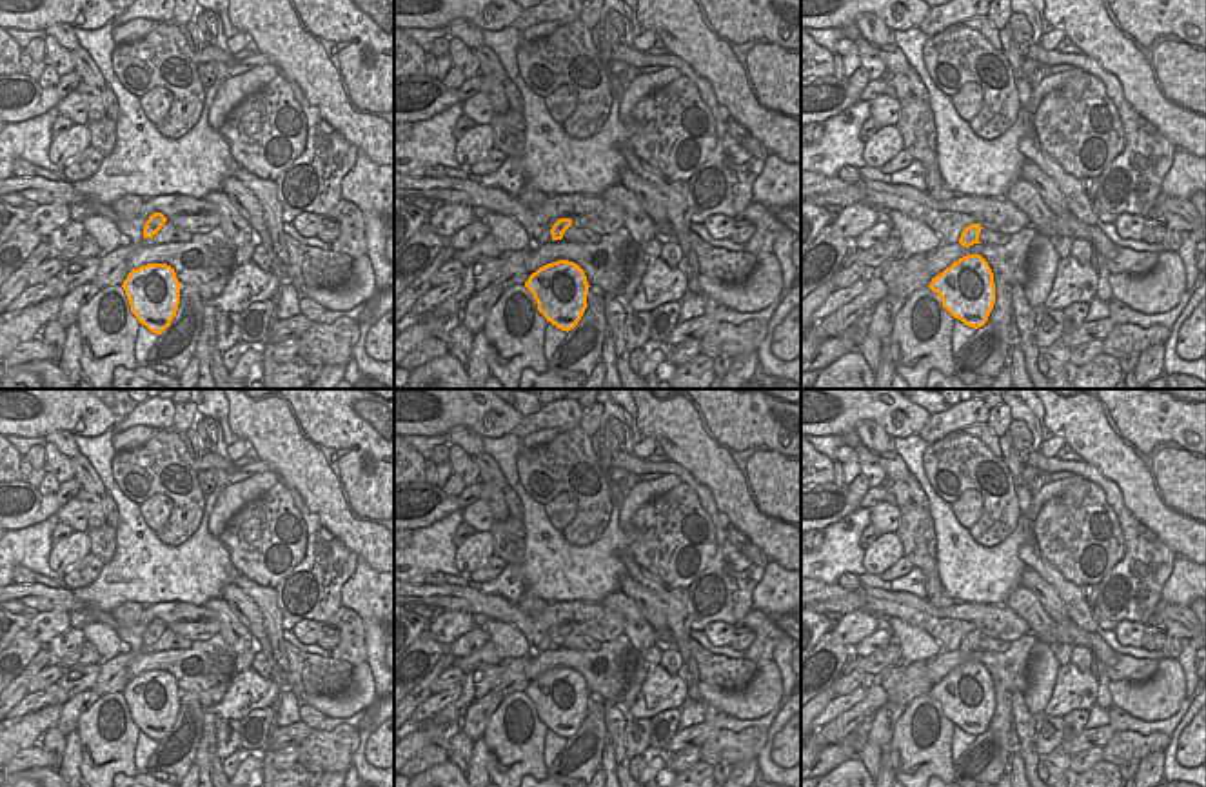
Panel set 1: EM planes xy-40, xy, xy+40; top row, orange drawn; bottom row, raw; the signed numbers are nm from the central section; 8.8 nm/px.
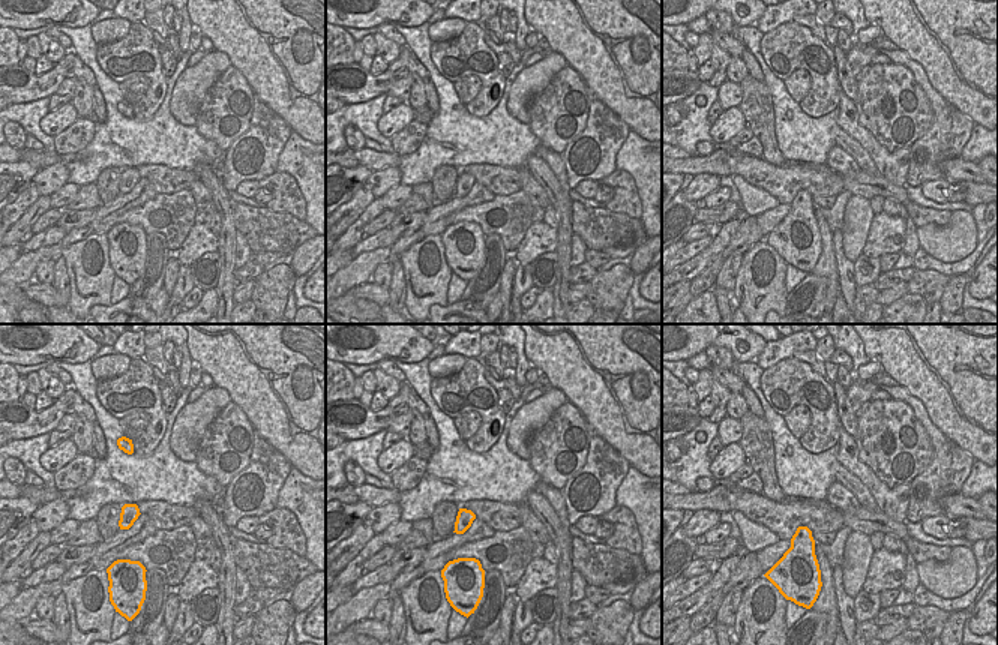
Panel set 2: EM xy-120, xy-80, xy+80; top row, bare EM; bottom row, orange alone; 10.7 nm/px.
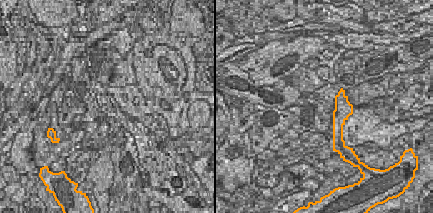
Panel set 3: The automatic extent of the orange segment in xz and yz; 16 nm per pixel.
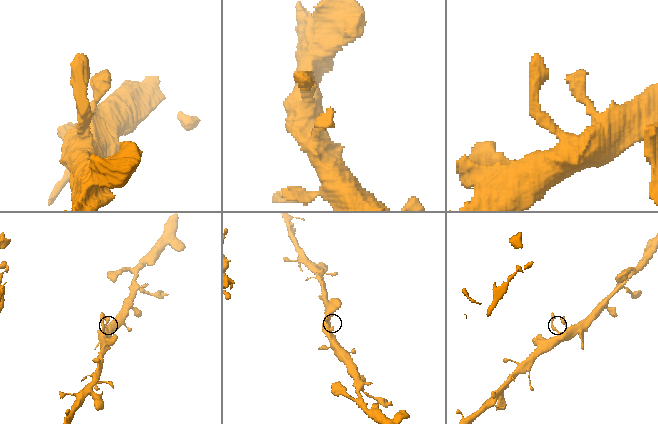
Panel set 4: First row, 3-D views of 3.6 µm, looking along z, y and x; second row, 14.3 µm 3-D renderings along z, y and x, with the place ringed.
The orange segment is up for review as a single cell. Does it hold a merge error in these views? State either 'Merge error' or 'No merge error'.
No merge error.

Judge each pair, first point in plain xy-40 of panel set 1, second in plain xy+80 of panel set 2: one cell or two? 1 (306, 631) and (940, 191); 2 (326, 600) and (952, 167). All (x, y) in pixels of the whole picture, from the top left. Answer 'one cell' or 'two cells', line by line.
1: one cell
2: two cells

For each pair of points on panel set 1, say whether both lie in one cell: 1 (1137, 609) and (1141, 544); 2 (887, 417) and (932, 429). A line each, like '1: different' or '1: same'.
1: same
2: different

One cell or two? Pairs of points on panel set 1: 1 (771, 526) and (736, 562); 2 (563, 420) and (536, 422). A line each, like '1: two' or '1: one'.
1: two
2: one

